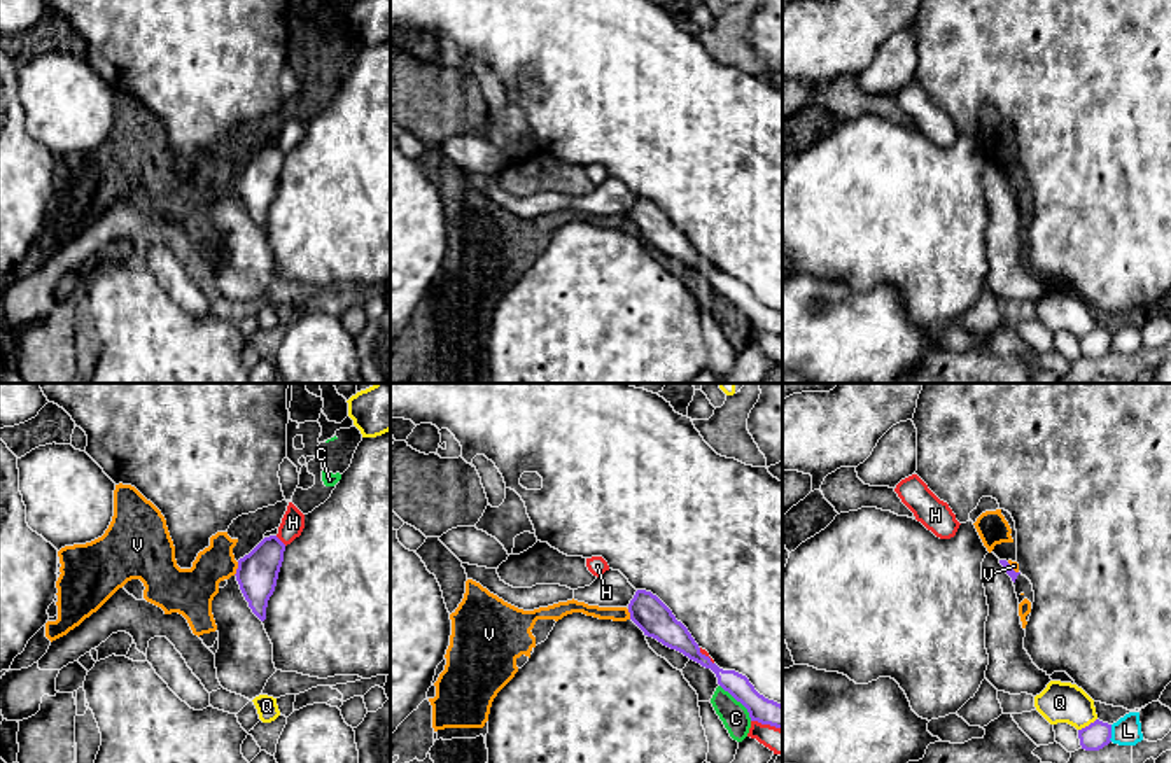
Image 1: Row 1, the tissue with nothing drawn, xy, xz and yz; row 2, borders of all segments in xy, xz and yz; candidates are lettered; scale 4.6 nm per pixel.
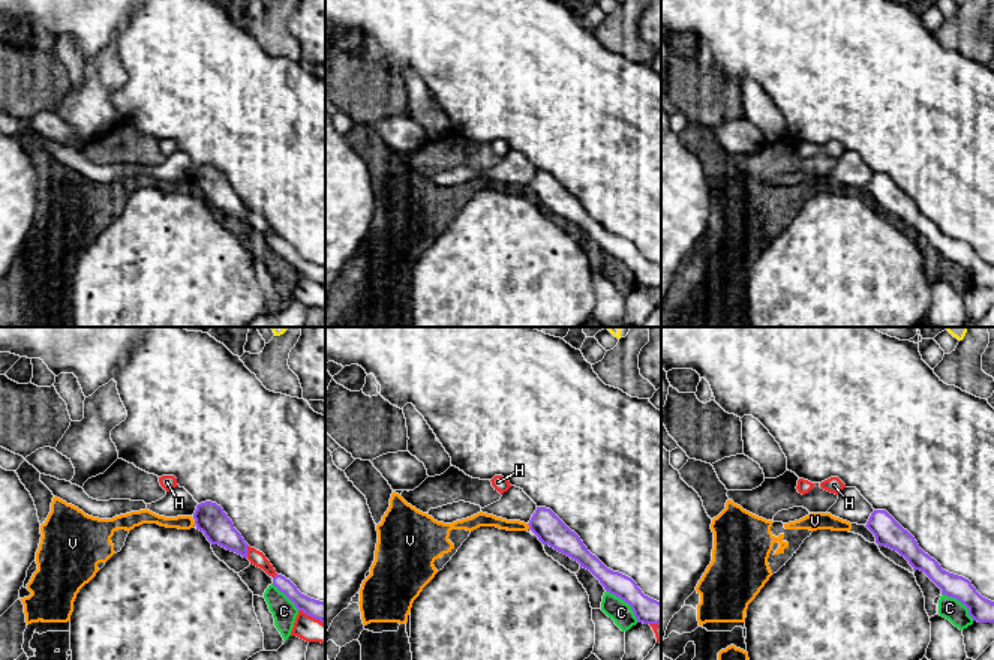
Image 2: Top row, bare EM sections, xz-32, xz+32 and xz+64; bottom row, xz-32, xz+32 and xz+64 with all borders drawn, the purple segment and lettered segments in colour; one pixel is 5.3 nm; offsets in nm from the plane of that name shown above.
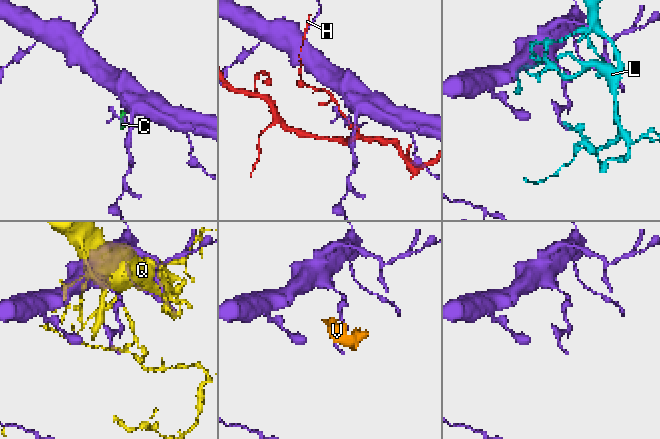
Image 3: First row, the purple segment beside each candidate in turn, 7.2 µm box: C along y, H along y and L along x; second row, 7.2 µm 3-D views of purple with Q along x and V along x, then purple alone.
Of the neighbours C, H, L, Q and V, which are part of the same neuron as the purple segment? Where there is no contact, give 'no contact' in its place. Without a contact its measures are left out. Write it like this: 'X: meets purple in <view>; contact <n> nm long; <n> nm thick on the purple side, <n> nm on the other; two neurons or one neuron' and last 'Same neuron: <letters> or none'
C: meets purple in xz; contact 220 nm long; 120 nm thick on the purple side, 130 nm on the other; two neurons
H: meets purple in xy; contact 70 nm long; 190 nm thick on the purple side, 110 nm on the other; two neurons
L: meets purple in yz; contact 80 nm long; 120 nm thick on the purple side, 130 nm on the other; two neurons
Q: meets purple in yz; contact 110 nm long; 120 nm thick on the purple side, 190 nm on the other; two neurons
V: meets purple in xy; contact 70 nm long; 190 nm thick on the purple side, 220 nm on the other; two neurons
Same neuron: none

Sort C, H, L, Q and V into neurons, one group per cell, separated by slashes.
C V / H / L / Q

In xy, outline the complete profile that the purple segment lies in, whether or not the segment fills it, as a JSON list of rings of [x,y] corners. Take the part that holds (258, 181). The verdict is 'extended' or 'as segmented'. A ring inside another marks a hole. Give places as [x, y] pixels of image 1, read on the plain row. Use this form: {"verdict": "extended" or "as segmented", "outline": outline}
{"verdict": "as segmented", "outline": [[[270,144],[238,168],[236,189],[249,215],[261,229],[266,228],[268,208],[277,194],[284,159],[285,152],[277,144]]]}

